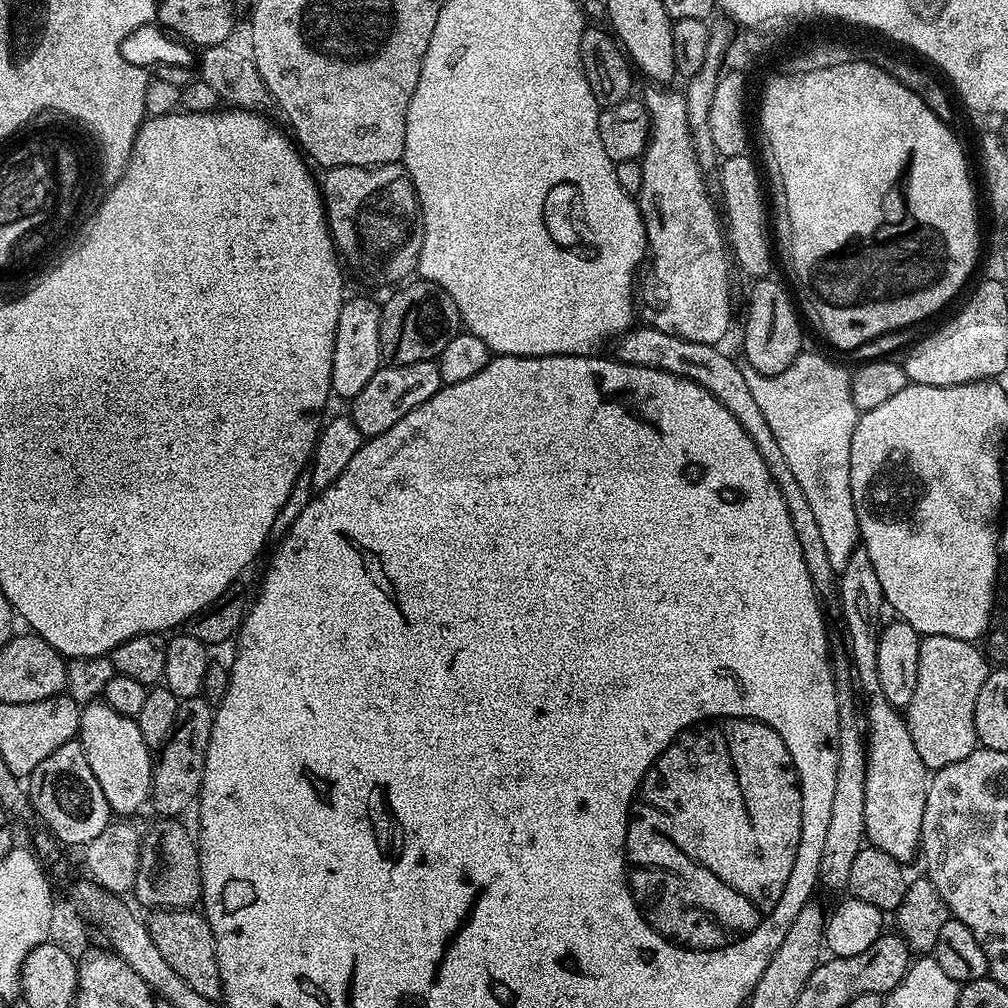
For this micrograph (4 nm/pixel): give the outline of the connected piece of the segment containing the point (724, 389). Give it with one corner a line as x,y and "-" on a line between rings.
645,326
629,329
616,341
615,357
626,364
641,365
644,368
658,369
660,372
672,373
687,380
692,380
698,386
702,386
726,410
738,418
742,430
750,434
750,442
758,446
758,454
762,454
762,462
766,462
766,470
770,470
770,478
778,486
782,494
782,502
786,502
786,510
790,514
790,522
794,522
794,534
798,534
798,546
802,546
802,558
806,562
806,570
810,570
812,585
816,588
816,595
821,598
835,597
838,592
838,573
834,566
830,566
830,557
826,555
826,545
822,539
822,533
814,513
810,511
810,501
806,494
802,494
802,486
798,486
798,478
794,478
794,470
786,463
782,450
774,438
774,430
766,423
758,401
750,395
750,386
746,386
744,368
736,365
730,357
715,344
703,344
702,342
690,342
686,338
678,338
676,335
666,334
664,331

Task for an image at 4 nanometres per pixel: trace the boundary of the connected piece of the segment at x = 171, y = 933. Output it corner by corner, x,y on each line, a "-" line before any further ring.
161,908
151,913
146,923
150,937
158,946
159,953
167,965
202,997
219,1001
222,996
222,978
218,974
218,958
214,934
208,925
208,919
199,911
187,908

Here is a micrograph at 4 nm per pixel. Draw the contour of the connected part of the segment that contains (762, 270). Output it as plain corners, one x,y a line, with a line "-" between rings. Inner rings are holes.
751,155
725,156
719,161
722,216
726,221
726,239
730,256
751,278
768,278
772,273
772,236
768,233
768,208
764,205
764,188
760,185
760,172

